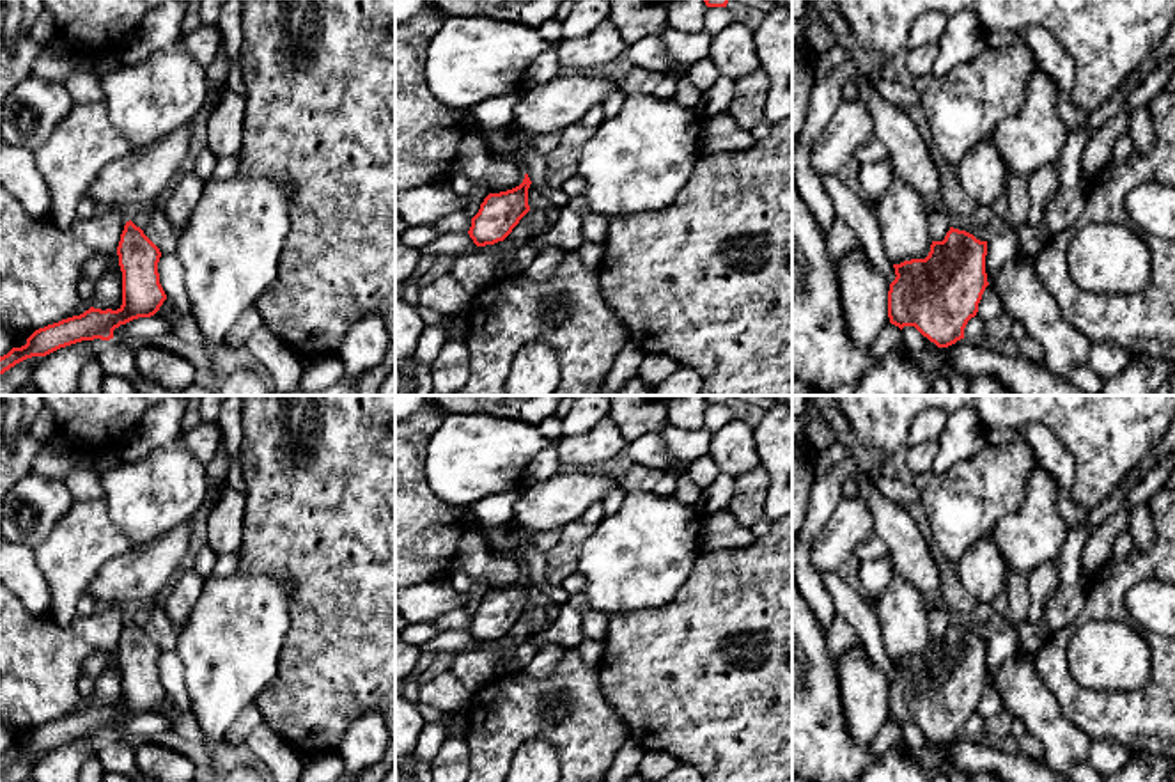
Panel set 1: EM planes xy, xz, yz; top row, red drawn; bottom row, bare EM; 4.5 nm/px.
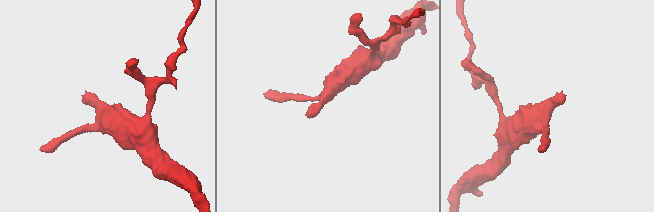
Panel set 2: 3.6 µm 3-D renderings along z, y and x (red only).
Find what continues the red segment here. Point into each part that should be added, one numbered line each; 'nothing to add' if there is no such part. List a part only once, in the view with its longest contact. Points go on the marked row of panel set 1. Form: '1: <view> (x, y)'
nothing to add

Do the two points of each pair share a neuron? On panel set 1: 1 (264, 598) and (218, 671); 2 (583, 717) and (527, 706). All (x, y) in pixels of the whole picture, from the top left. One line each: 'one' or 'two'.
1: one
2: one

